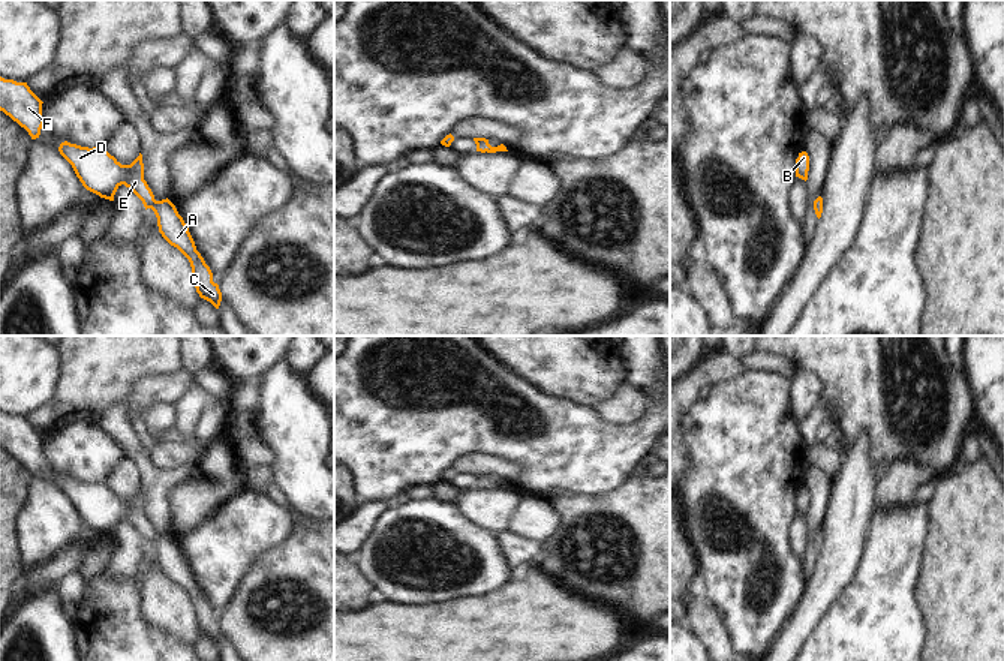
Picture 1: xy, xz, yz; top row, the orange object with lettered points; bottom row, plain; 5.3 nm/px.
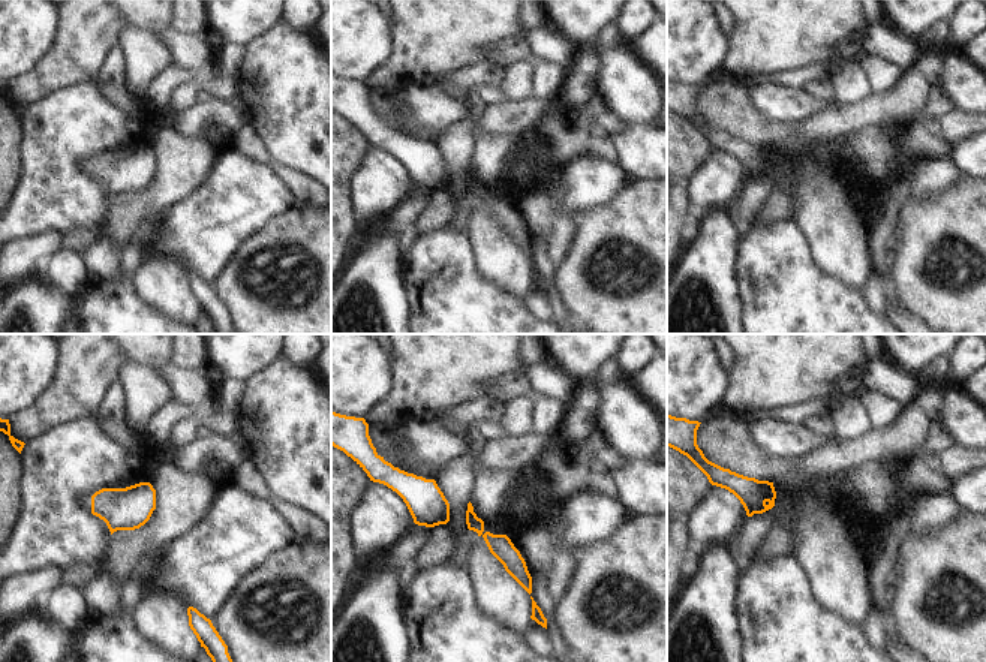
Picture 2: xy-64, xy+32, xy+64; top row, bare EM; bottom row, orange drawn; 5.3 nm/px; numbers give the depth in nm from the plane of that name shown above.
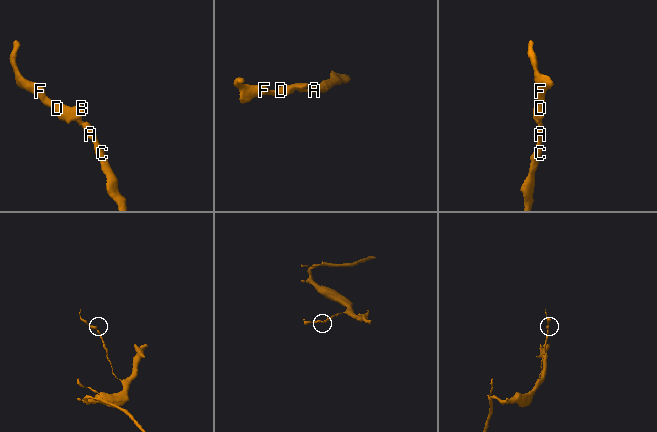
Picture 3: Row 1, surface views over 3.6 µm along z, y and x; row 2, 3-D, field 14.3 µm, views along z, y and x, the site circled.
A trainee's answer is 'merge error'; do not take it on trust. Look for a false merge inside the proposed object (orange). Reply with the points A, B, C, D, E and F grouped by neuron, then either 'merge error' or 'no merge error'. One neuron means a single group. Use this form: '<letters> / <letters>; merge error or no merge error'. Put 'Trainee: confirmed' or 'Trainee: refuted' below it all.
A B C D E F; no merge error
Trainee: refuted

